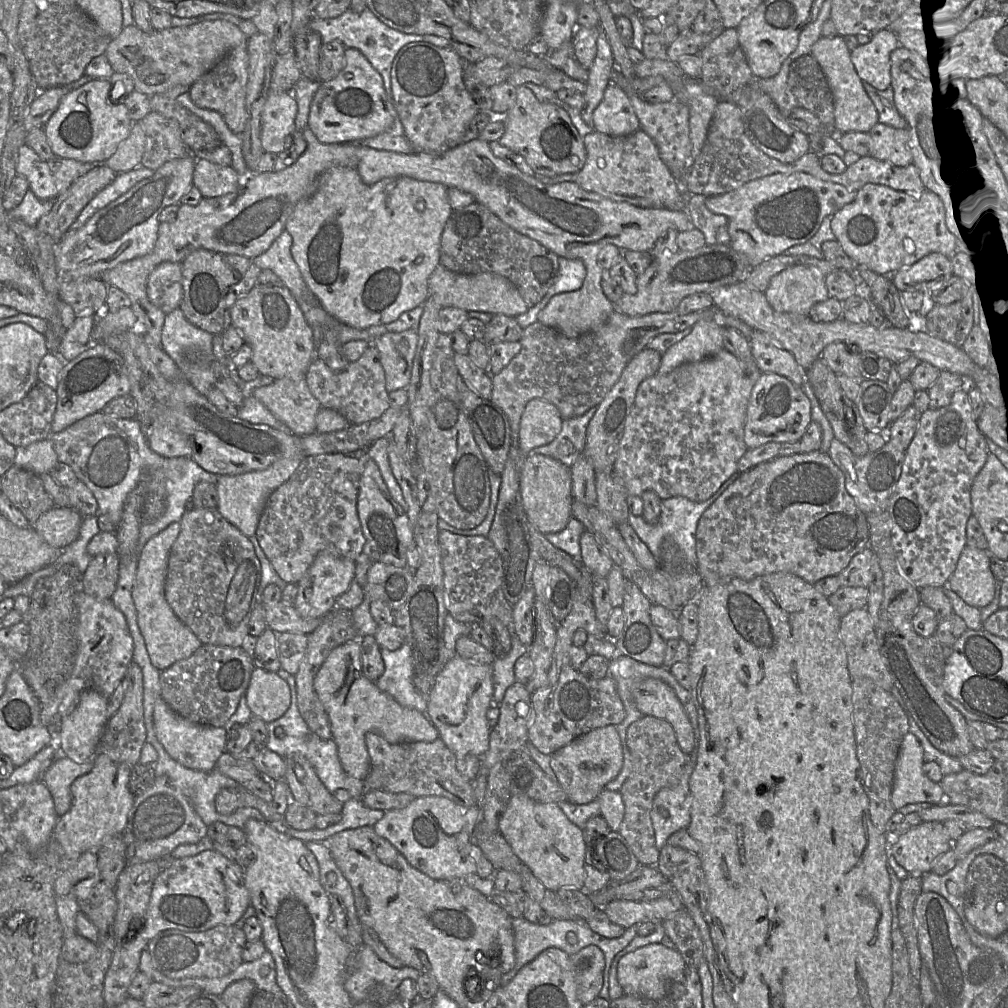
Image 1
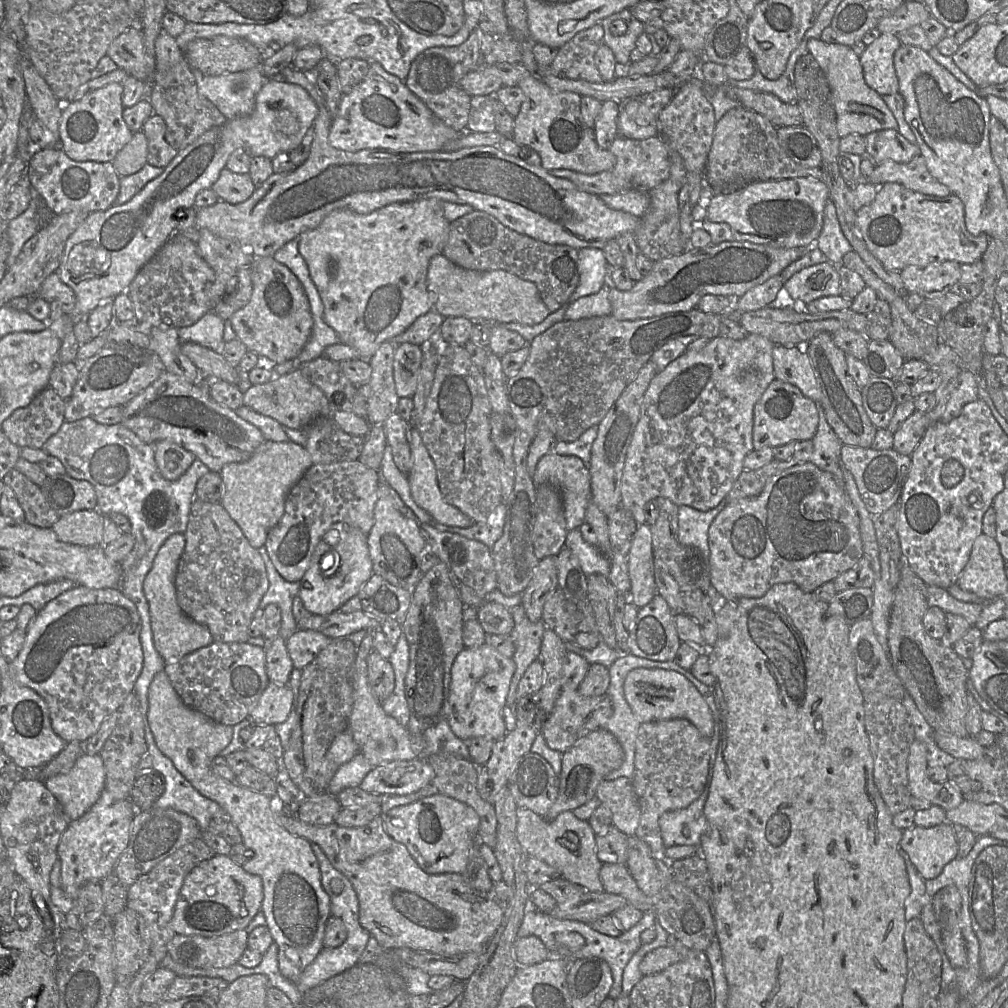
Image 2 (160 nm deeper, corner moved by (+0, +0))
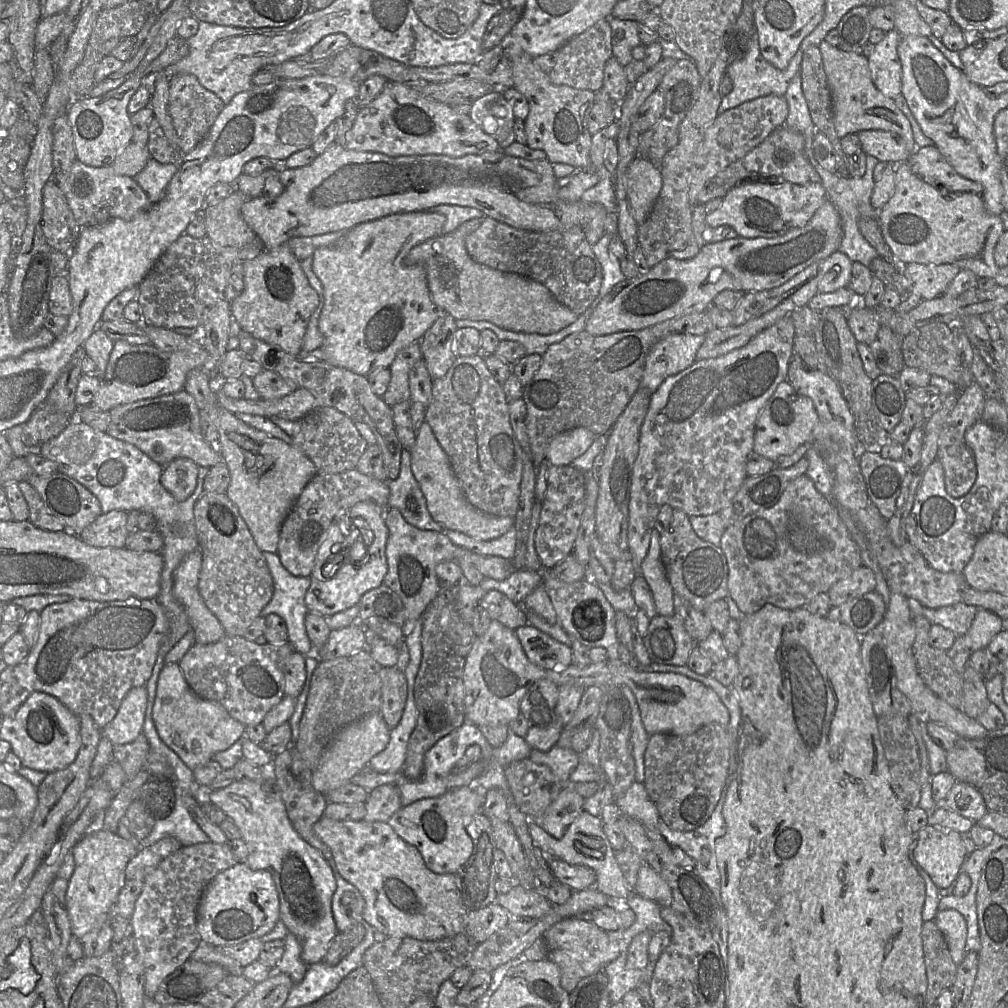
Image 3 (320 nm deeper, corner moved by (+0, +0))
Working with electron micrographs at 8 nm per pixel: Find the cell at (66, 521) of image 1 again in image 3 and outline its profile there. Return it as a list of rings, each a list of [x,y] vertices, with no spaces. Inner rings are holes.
[[[112,510],[102,513],[79,534],[86,544],[98,547],[125,548],[130,532],[127,529],[127,512]]]

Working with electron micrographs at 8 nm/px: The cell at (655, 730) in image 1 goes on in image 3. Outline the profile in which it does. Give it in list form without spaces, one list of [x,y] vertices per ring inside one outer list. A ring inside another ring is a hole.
[[[718,723],[707,724],[686,736],[671,733],[656,733],[649,736],[644,753],[643,784],[657,808],[660,819],[669,828],[687,832],[700,827],[710,818],[721,799],[723,790],[726,790],[732,742],[728,725]]]

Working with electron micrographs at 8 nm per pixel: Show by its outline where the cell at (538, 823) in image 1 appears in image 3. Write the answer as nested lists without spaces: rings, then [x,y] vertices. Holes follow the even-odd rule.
[[[582,811],[559,839],[548,835],[531,819],[528,819],[527,824],[533,846],[541,849],[548,858],[593,869],[596,874],[594,887],[609,896],[614,901],[613,903],[622,903],[633,893],[626,885],[623,873],[615,858],[615,852],[603,832],[603,823],[598,816],[592,816]]]

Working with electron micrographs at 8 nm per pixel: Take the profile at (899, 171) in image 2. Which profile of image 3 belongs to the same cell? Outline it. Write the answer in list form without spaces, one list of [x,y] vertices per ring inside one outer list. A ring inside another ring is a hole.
[[[936,146],[916,148],[907,160],[912,172],[926,183],[950,192],[980,194],[983,186],[958,174]]]

